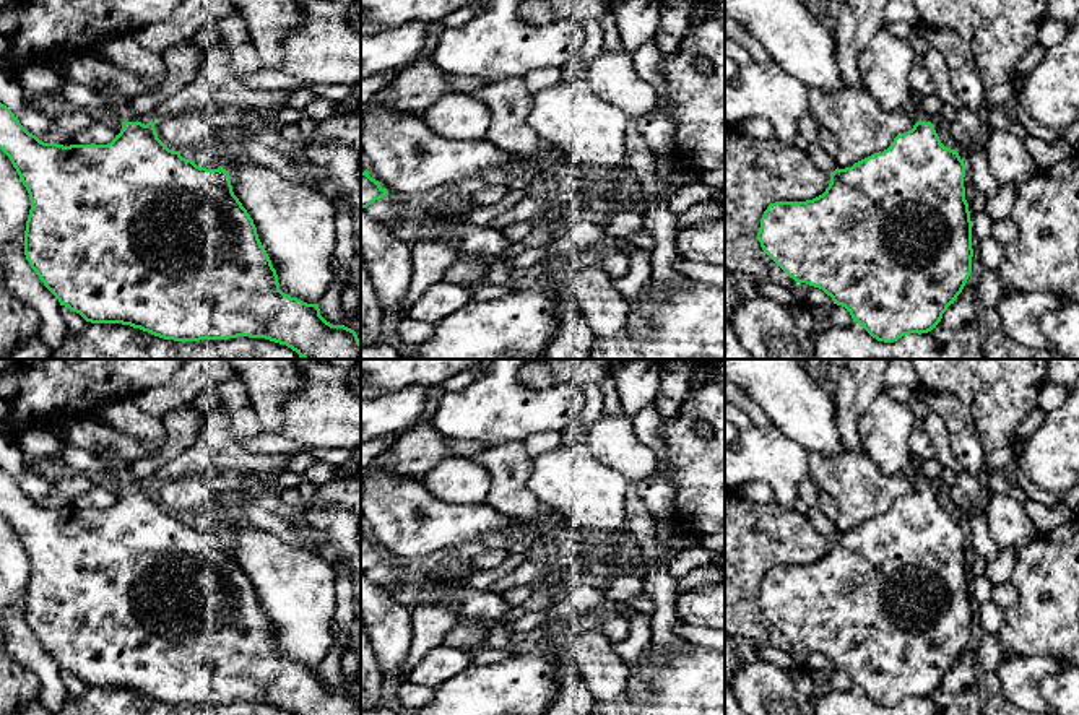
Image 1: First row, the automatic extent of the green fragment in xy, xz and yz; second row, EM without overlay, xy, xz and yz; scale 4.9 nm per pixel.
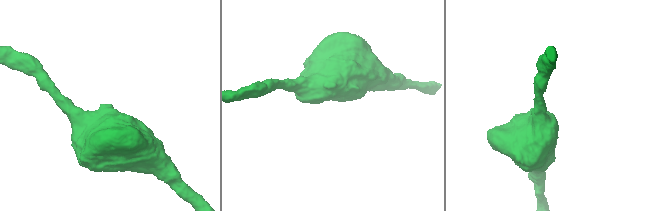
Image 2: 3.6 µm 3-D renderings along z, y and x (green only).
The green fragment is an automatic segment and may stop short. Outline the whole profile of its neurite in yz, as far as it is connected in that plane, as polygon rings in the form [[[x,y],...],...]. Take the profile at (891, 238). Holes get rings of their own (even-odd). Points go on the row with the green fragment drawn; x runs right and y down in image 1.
[[[916,93],[910,94],[910,101],[915,104],[915,114],[912,115],[915,125],[912,130],[900,133],[894,138],[890,146],[882,153],[874,153],[852,167],[835,169],[830,174],[830,184],[826,192],[812,200],[806,202],[775,202],[767,206],[760,218],[760,228],[757,239],[762,250],[796,283],[806,283],[809,286],[822,289],[832,297],[834,304],[845,307],[853,322],[858,322],[873,338],[884,343],[892,343],[910,333],[928,333],[941,322],[942,314],[962,292],[970,273],[972,273],[972,221],[968,203],[965,200],[965,164],[956,150],[944,146],[931,124],[931,115],[921,107],[921,98]]]

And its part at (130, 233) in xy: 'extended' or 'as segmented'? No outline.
extended

